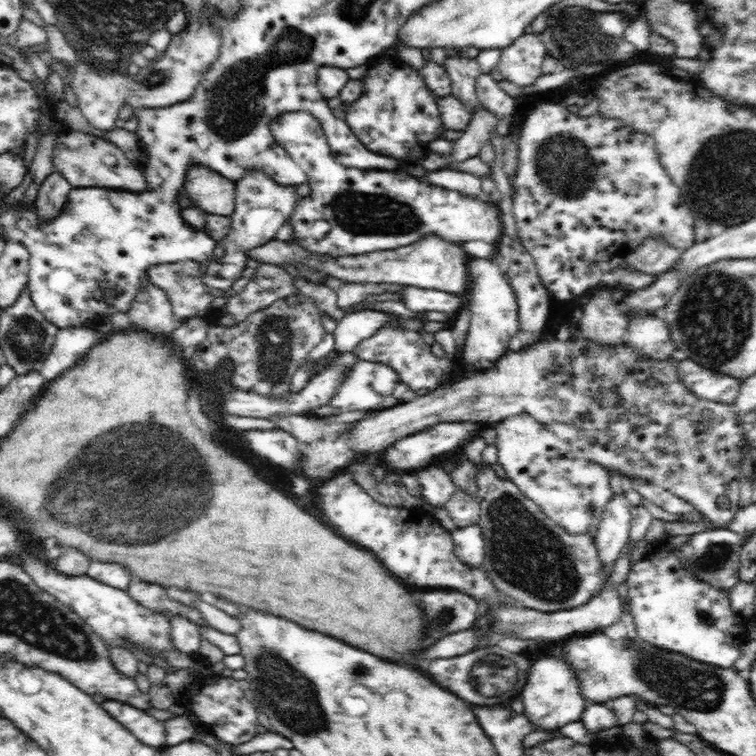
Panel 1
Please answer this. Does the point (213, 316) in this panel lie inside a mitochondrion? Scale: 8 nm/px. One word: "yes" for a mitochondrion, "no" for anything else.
no

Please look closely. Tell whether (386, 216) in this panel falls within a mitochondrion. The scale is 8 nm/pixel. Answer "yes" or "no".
yes

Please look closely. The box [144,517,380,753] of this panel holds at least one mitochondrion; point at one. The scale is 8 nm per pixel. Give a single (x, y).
(289, 696)

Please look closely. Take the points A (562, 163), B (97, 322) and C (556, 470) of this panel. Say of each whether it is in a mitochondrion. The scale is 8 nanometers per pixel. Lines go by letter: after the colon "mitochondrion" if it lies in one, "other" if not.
A: mitochondrion
B: other
C: other

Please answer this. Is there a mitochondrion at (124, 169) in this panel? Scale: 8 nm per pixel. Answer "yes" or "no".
no

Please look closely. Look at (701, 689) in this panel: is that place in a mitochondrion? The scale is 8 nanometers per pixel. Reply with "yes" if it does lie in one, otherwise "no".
yes

